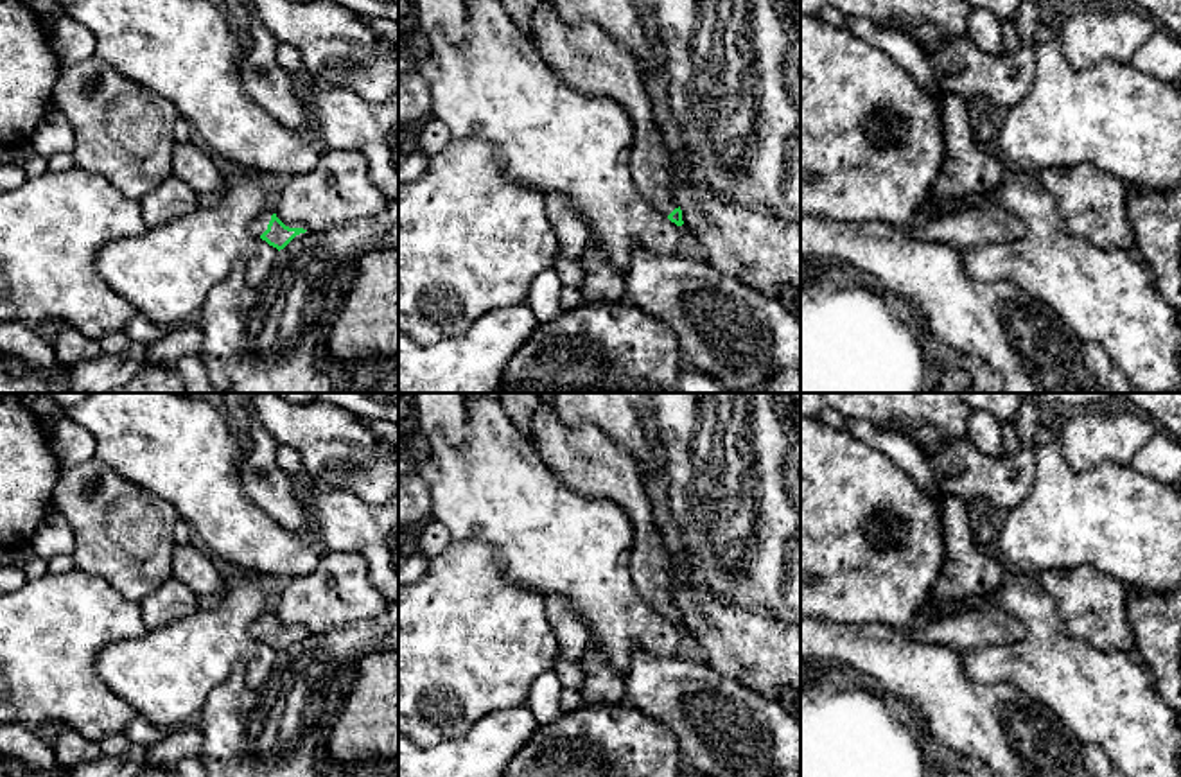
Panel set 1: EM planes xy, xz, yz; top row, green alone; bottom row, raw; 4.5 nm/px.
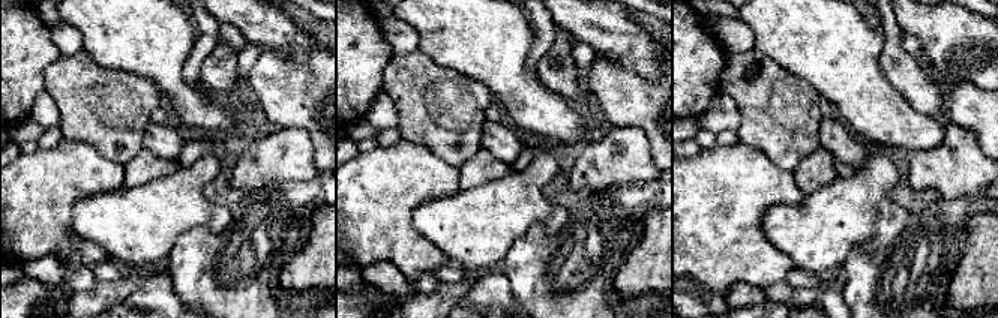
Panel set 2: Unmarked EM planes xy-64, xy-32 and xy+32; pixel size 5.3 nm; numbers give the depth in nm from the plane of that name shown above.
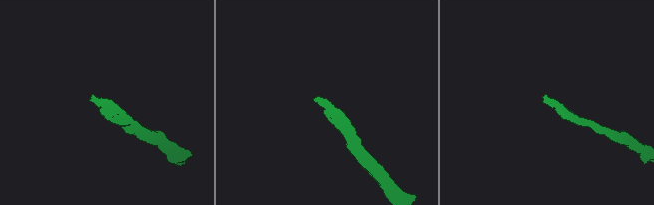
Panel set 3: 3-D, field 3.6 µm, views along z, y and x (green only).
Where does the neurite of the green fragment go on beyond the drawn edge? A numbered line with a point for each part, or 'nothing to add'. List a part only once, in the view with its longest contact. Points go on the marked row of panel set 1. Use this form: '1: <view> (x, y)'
1: xy (259, 225)

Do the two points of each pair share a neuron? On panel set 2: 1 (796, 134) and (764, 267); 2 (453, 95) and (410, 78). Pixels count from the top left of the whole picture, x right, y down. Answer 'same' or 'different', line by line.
1: different
2: same

